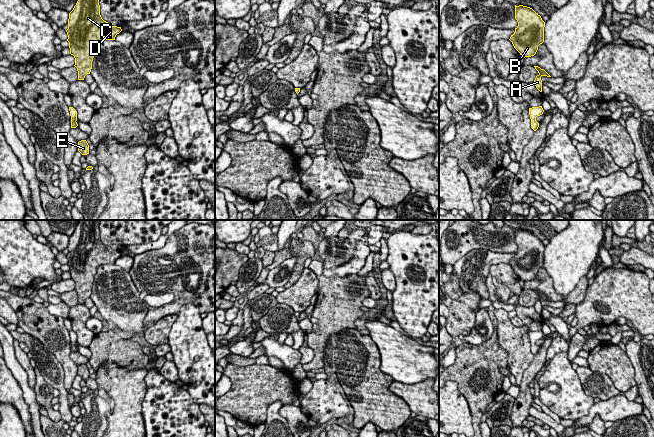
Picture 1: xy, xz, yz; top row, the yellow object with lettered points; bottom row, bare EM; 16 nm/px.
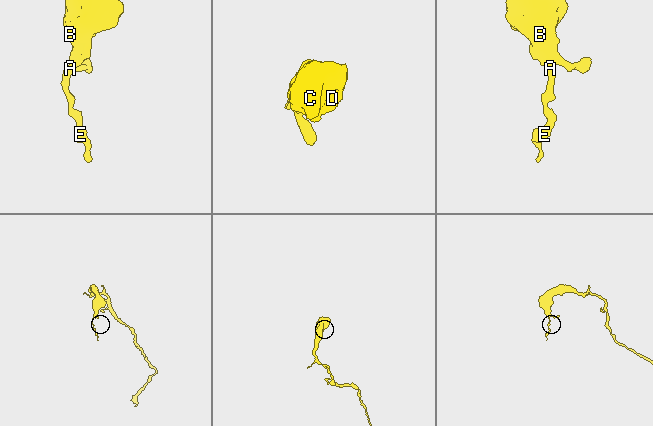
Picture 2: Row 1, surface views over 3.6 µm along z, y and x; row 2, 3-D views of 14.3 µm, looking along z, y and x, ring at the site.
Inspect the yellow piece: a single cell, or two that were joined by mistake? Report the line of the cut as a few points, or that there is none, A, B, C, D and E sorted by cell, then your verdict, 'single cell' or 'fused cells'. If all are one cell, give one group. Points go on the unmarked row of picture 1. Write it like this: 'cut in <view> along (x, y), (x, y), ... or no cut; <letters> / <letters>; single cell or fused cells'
no cut; A B C D E; single cell

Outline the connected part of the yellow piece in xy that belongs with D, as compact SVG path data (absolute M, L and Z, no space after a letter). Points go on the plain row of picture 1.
M79 220L69 237L66 254L70 278L75 282L78 304L84 304L92 293L92 285L97 268L103 264L115 264L121 251L112 250L100 239L100 220Z

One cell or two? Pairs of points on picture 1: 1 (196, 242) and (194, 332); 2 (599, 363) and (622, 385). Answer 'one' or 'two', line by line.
1: two
2: one

